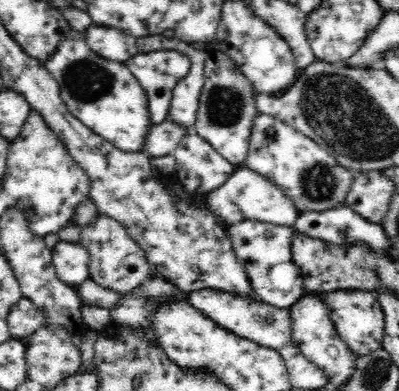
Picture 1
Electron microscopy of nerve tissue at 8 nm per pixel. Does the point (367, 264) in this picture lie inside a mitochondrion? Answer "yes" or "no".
yes

